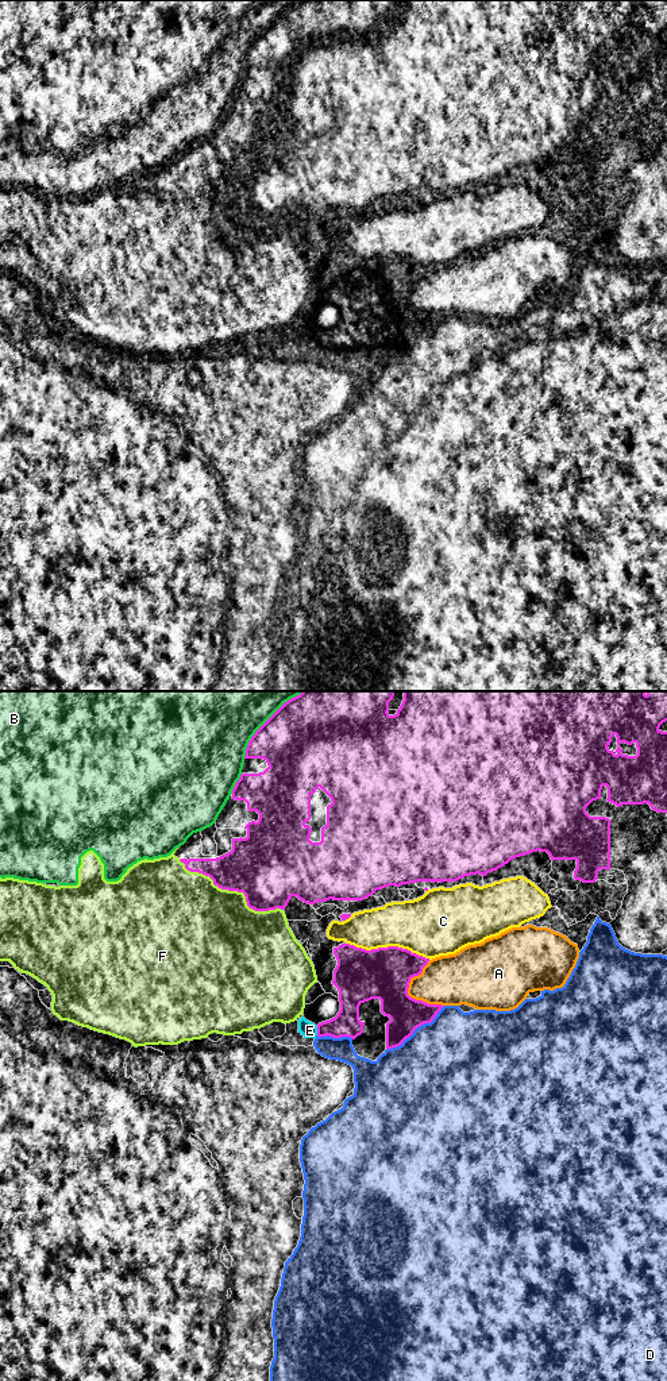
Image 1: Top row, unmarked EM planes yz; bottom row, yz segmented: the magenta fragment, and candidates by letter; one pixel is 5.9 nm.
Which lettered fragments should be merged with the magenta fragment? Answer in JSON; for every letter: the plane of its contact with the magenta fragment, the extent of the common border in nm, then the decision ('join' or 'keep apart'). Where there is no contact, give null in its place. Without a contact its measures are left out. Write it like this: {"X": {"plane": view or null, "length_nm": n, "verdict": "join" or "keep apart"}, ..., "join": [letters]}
{"A": {"plane": "yz", "length_nm": 300, "verdict": "keep apart"}, "B": {"plane": "yz", "length_nm": 550, "verdict": "keep apart"}, "C": {"plane": "yz", "length_nm": 500, "verdict": "keep apart"}, "D": {"plane": "yz", "length_nm": 440, "verdict": "keep apart"}, "E": {"plane": "yz", "length_nm": 60, "verdict": "keep apart"}, "F": {"plane": "yz", "length_nm": 700, "verdict": "keep apart"}, "join": []}

